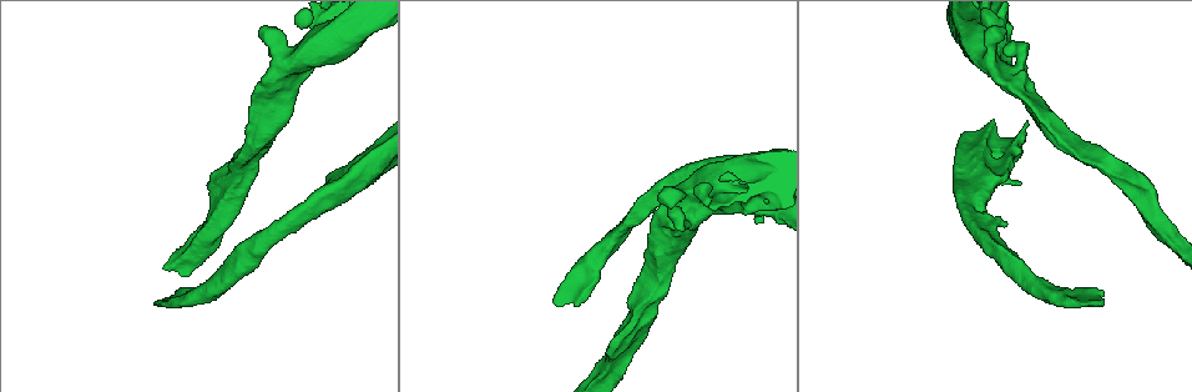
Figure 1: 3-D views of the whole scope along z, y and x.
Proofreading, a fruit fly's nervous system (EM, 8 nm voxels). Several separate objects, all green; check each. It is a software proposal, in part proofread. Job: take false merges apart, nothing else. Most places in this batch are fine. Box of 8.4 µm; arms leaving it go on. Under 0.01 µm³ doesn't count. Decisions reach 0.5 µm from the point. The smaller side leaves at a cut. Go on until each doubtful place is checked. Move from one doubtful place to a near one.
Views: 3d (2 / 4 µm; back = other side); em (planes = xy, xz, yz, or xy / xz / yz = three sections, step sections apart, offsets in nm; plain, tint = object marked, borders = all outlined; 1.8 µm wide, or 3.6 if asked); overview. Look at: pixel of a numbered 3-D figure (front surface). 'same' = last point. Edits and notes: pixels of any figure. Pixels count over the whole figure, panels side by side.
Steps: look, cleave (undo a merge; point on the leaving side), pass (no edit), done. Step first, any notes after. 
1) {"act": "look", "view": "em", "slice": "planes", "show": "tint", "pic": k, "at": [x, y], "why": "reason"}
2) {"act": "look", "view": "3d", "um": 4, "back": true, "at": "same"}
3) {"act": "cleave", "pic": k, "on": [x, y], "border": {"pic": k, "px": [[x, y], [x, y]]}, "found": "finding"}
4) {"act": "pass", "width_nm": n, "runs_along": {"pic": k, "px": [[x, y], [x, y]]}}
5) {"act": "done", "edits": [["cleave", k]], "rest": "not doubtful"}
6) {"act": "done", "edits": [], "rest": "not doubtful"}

{"act": "look", "view": "em", "slice": "yz", "step": 4, "show": "tint", "pic": 1, "at": [188, 297], "why": "two arms at a narrow angle"}

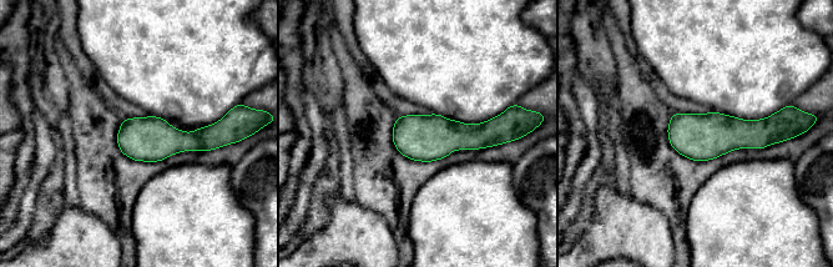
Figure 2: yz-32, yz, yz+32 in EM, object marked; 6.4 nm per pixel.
{"act": "pass", "found": "one cell here"}

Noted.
{"act": "look", "view": "em", "slice": "planes", "show": "tint", "pic": 1, "at": [1008, 74], "why": "three arms meet"}

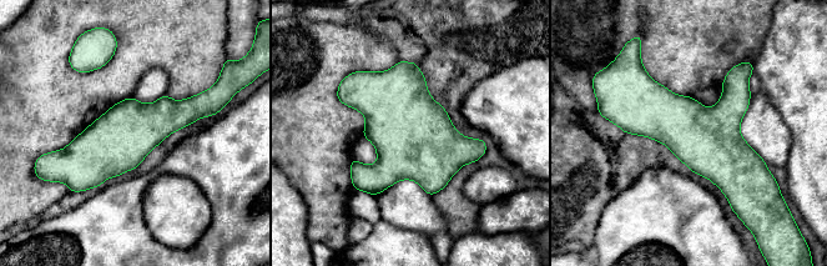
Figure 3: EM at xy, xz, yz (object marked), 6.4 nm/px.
{"act": "pass", "width_nm": 400, "found": "continuous, no second cell"}

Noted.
{"act": "look", "view": "3d", "um": 2, "pic": 1, "at": [290, 223], "why": "arms part here"}

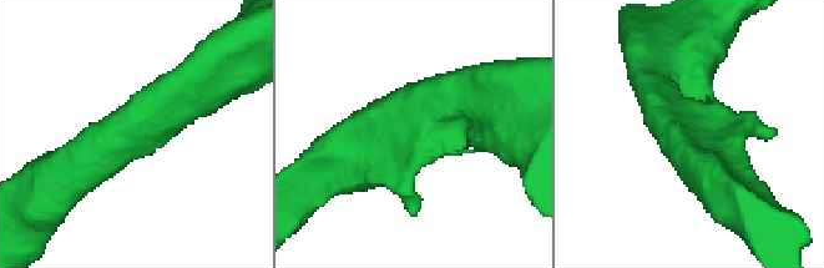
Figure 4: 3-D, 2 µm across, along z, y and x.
{"act": "look", "view": "em", "um": 3.6, "slice": "yz", "step": 8, "show": "tint", "pic": 4, "at": [421, 124]}

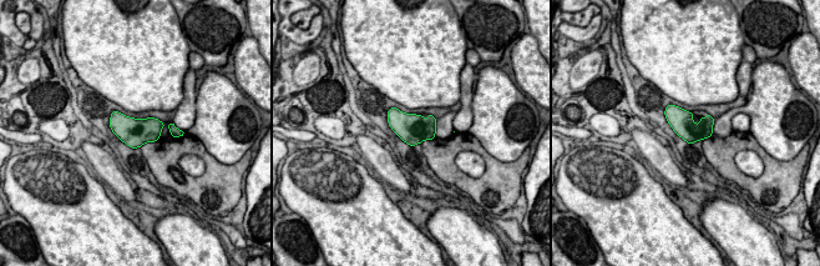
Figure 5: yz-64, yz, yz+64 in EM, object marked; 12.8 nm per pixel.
{"act": "look", "view": "em", "um": 3.6, "slice": "planes", "show": "tint", "at": "same", "why": "another direction"}

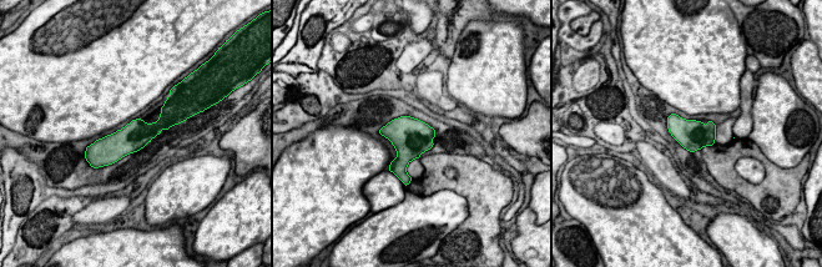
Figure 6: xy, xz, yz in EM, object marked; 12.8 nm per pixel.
{"act": "pass", "width_nm": 360, "runs_along": {"pic": 6, "px": [[166, 125], [120, 144], [97, 144]]}, "found": "all the same cell"}

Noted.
{"act": "done", "edits": [], "rest": "not doubtful"}

